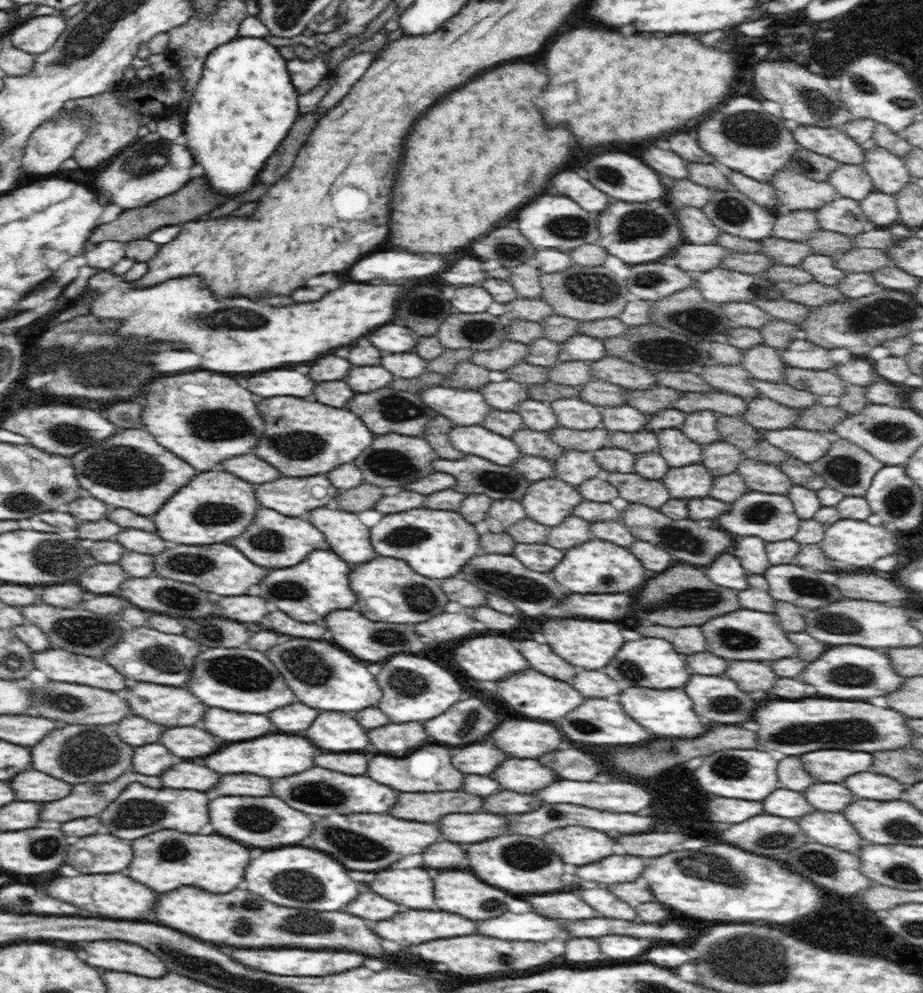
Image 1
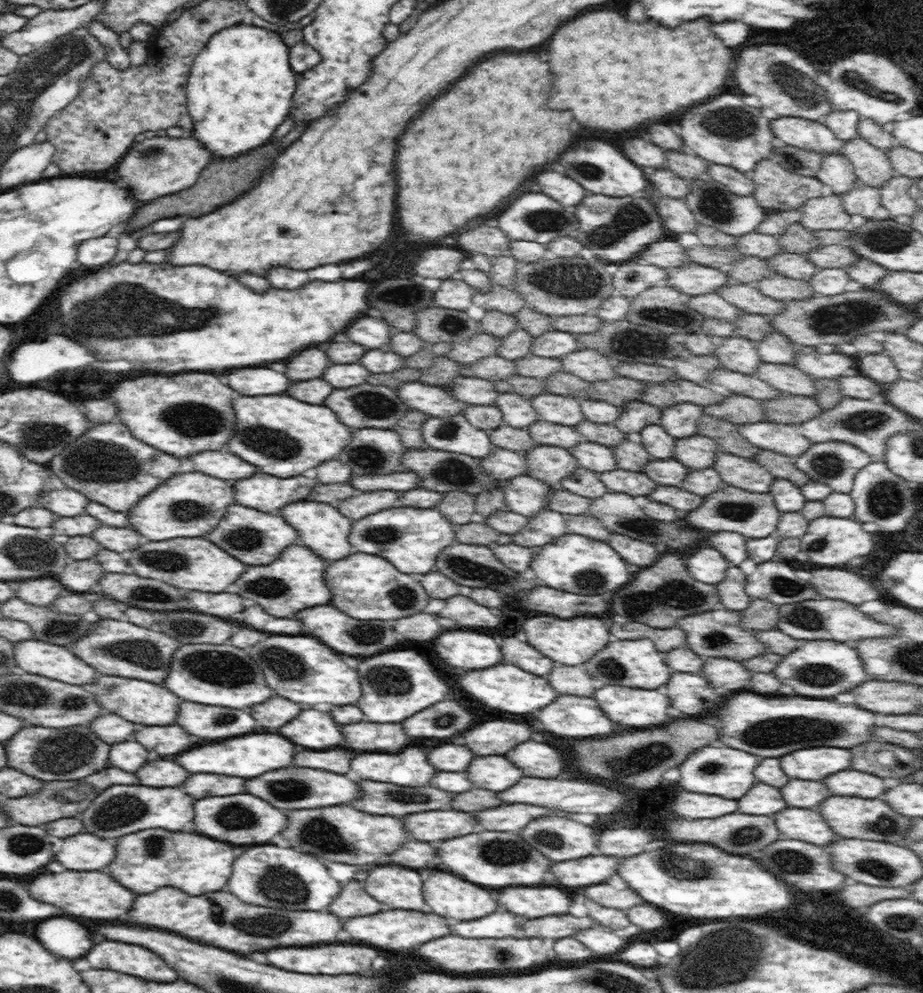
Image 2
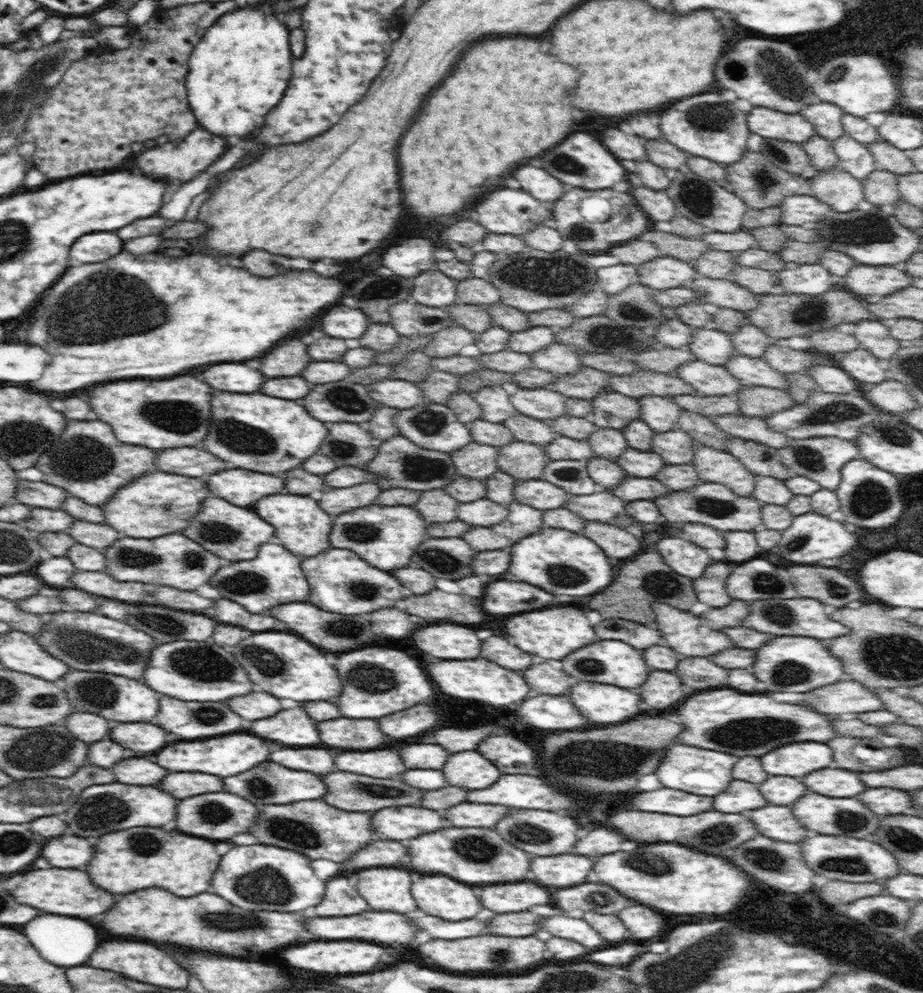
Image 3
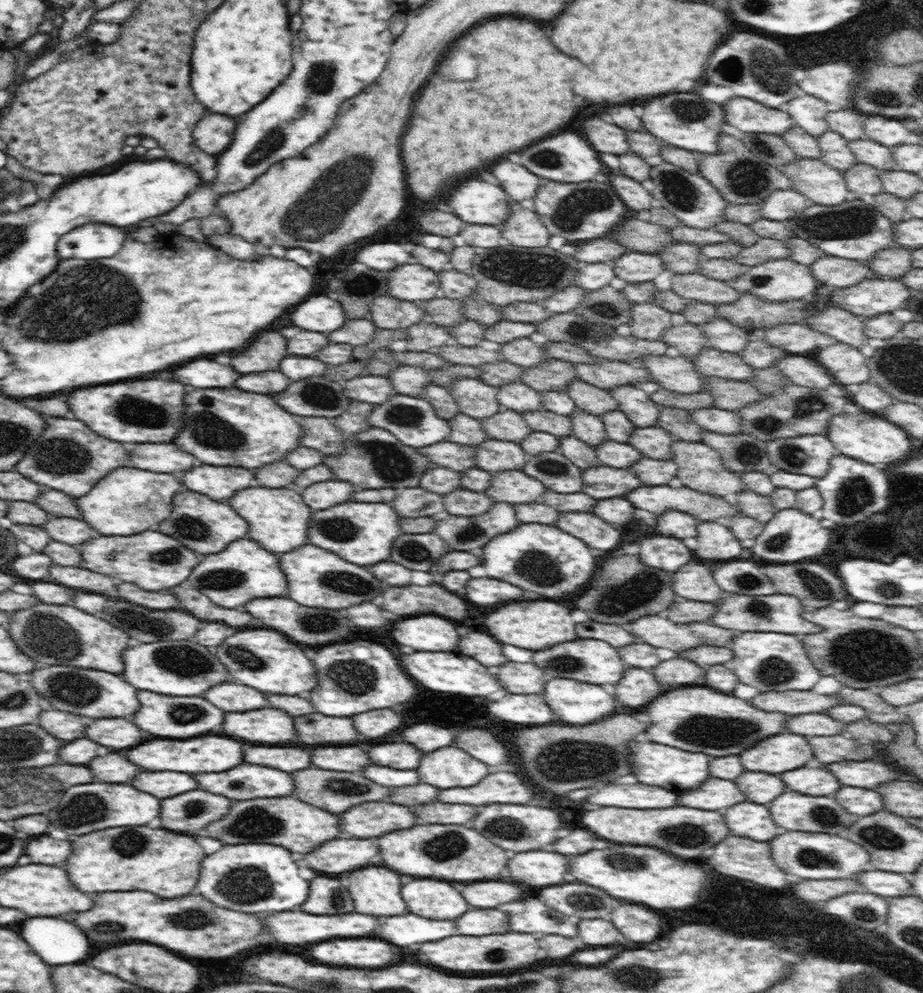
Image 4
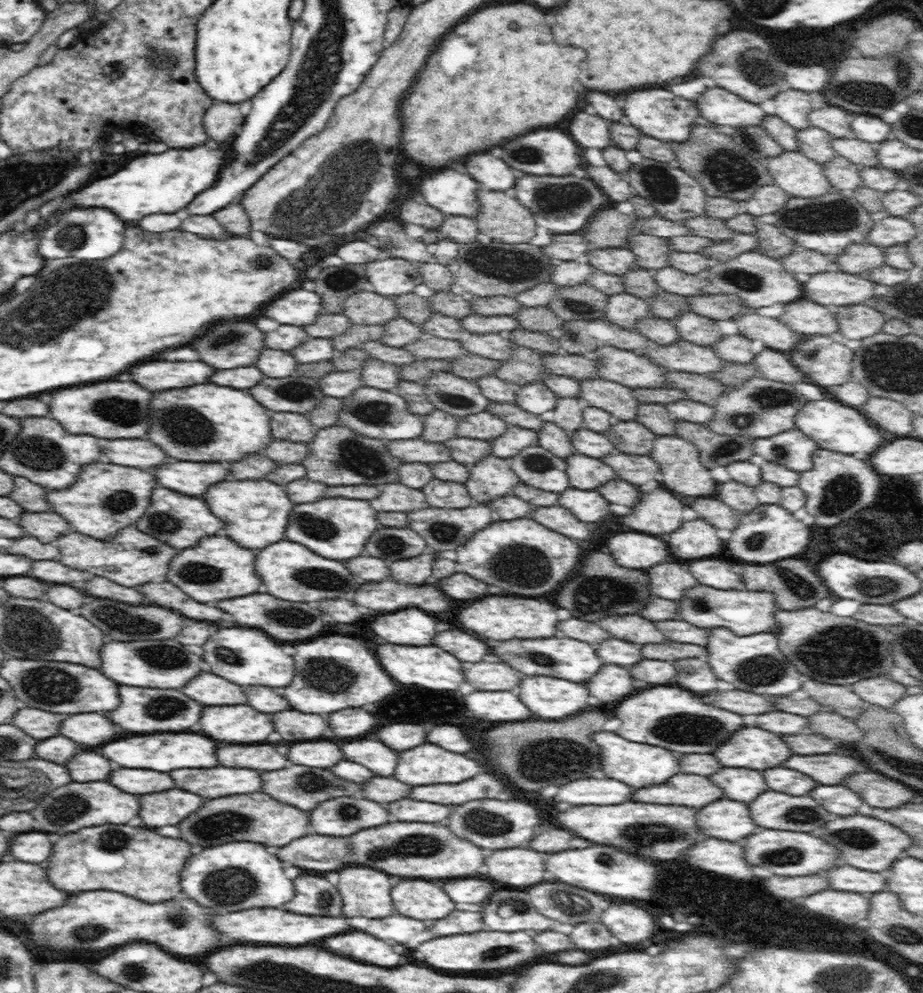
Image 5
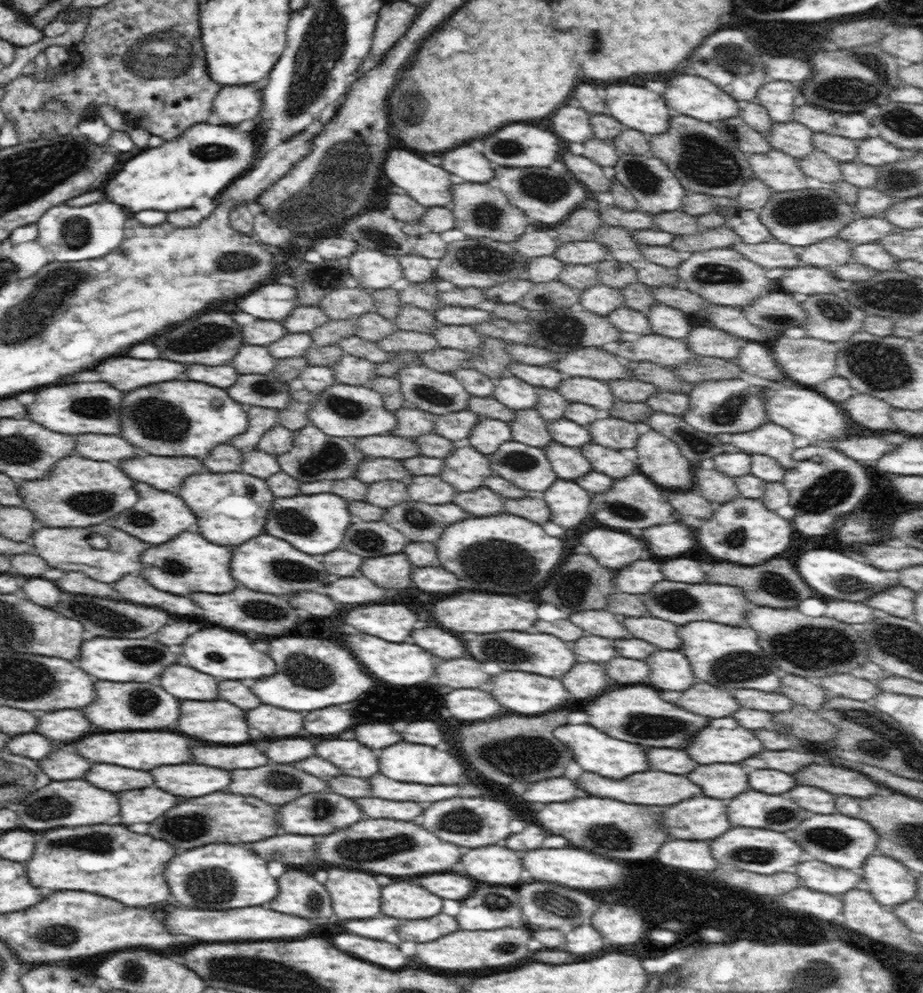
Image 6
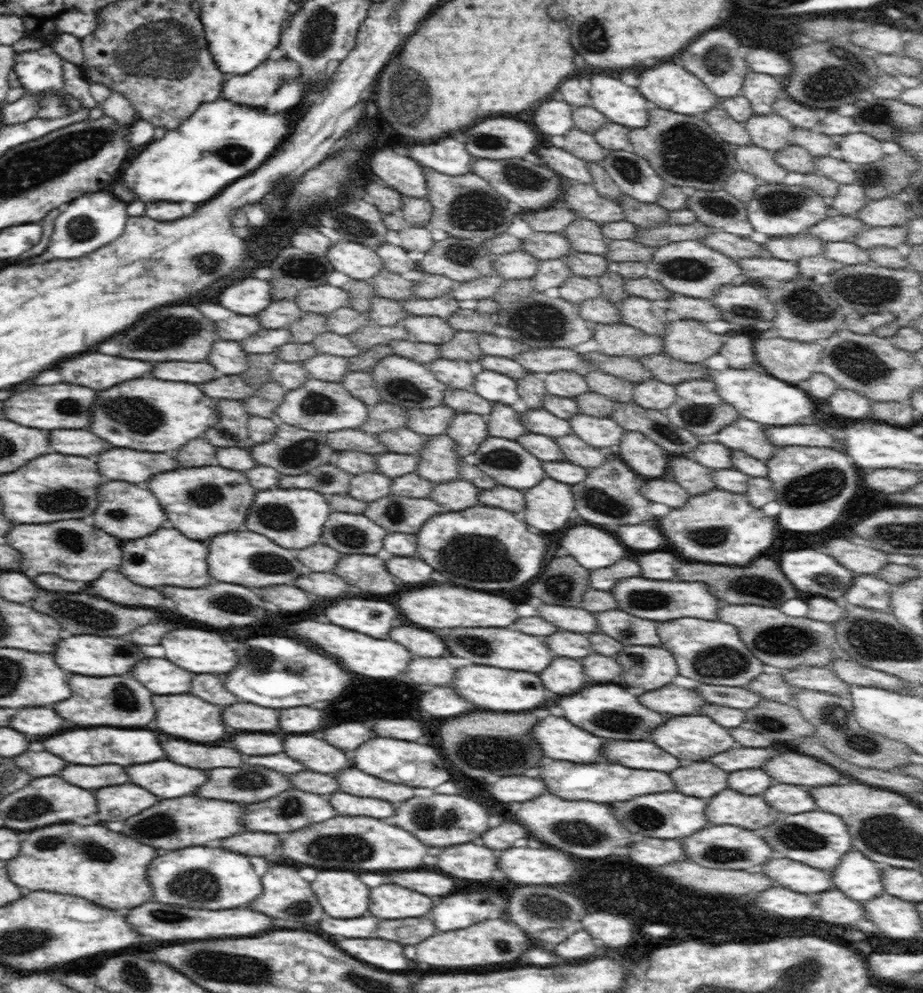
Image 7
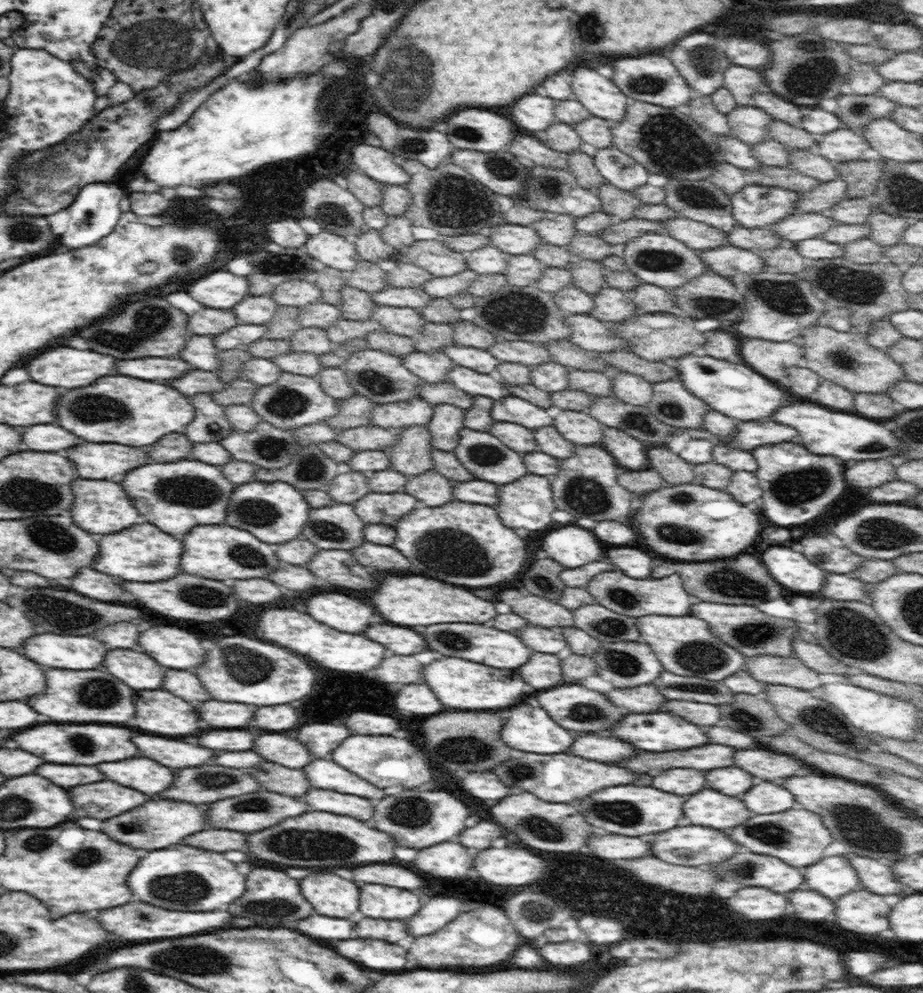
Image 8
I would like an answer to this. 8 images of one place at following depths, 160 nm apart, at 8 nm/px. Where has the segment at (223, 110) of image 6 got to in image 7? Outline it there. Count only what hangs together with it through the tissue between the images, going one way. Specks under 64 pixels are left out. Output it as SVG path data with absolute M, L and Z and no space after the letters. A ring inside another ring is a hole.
M291 58L267 59L246 74L231 75L222 84L224 99L228 102L256 109L266 106L278 90L282 79L300 77L299 65Z

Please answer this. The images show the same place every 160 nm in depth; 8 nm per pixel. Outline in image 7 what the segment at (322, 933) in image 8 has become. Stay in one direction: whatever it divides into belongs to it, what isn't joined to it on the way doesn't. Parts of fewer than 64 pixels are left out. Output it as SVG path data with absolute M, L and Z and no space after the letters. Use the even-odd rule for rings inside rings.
M350 918L350 920L322 920L320 930L330 936L342 936L342 938L376 938L376 926L380 920L372 918Z

